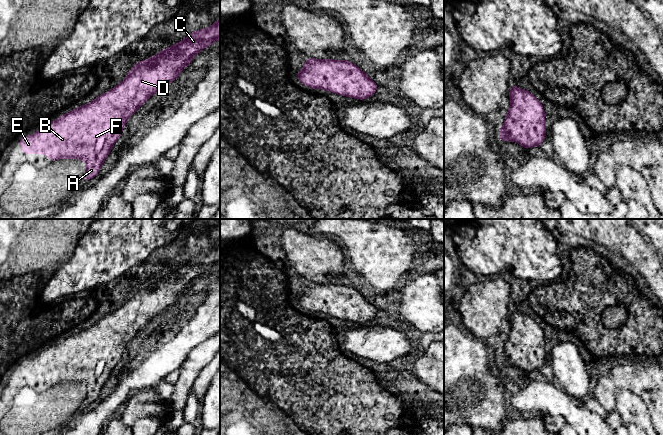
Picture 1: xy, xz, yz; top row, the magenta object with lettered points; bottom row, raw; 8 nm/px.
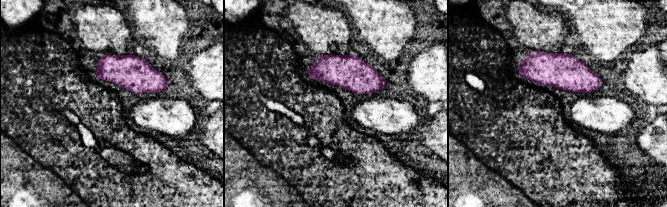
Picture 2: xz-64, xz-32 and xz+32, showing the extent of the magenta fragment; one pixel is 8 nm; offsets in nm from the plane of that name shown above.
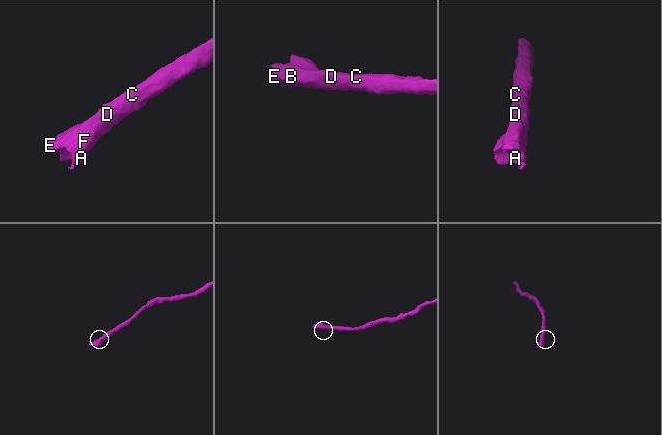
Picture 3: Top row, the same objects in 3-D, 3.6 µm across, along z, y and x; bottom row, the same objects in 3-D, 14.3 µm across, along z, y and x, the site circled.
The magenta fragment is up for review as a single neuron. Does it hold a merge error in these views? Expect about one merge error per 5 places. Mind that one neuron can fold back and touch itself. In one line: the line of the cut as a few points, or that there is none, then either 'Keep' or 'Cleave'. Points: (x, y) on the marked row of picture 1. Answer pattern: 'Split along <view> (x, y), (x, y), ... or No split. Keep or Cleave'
No split. Keep

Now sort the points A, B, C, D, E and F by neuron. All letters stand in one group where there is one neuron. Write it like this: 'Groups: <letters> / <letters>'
Groups: A B C D E F

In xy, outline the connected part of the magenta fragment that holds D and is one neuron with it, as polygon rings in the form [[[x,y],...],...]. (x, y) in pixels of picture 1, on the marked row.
[[[220,19],[209,28],[194,31],[177,44],[165,48],[147,60],[137,62],[120,84],[90,103],[72,109],[30,136],[21,137],[19,143],[22,153],[44,154],[49,157],[50,162],[57,159],[82,159],[86,164],[83,182],[91,180],[98,174],[128,119],[155,92],[171,84],[181,71],[192,63],[195,55],[216,40],[220,40]]]

